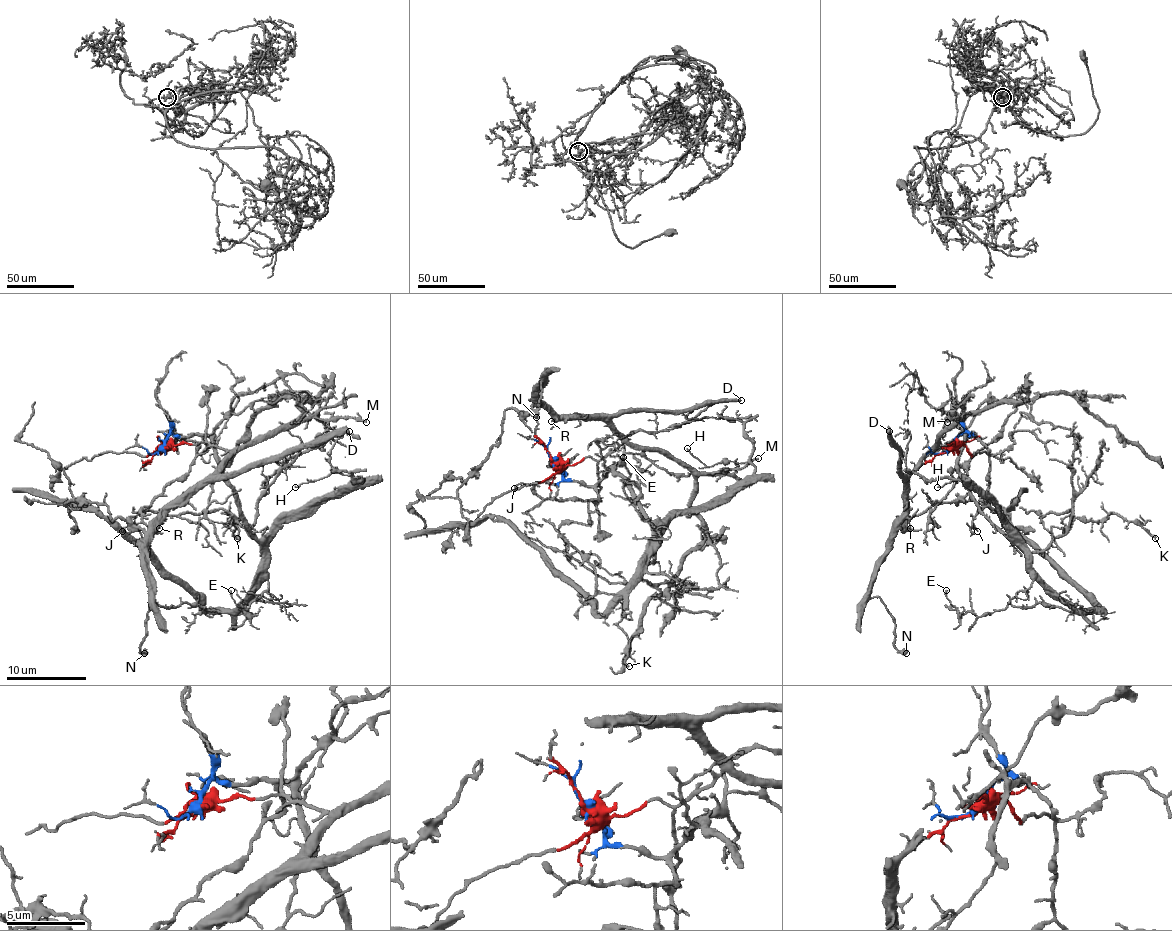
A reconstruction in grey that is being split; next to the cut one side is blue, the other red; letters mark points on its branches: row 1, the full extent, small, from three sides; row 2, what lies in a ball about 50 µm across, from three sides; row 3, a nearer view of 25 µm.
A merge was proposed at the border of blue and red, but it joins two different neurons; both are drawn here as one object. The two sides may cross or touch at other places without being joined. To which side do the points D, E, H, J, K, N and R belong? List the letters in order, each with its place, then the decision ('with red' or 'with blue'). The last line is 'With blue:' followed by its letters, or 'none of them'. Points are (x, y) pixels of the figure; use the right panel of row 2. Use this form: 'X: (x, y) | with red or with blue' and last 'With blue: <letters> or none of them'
D: (889, 431) | with red
E: (946, 590) | with blue
H: (937, 487) | with blue
J: (977, 531) | with blue
K: (1155, 538) | with blue
N: (906, 653) | with red
R: (910, 528) | with red
With blue: E, H, J, K

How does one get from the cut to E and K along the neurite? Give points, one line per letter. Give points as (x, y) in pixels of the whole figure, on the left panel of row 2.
E: (161, 448), (171, 432), (205, 434), (217, 452), (267, 580), (247, 617), (231, 590)
K: (161, 448), (171, 432), (205, 434), (239, 516), (263, 552), (225, 514), (237, 522), (237, 538)

